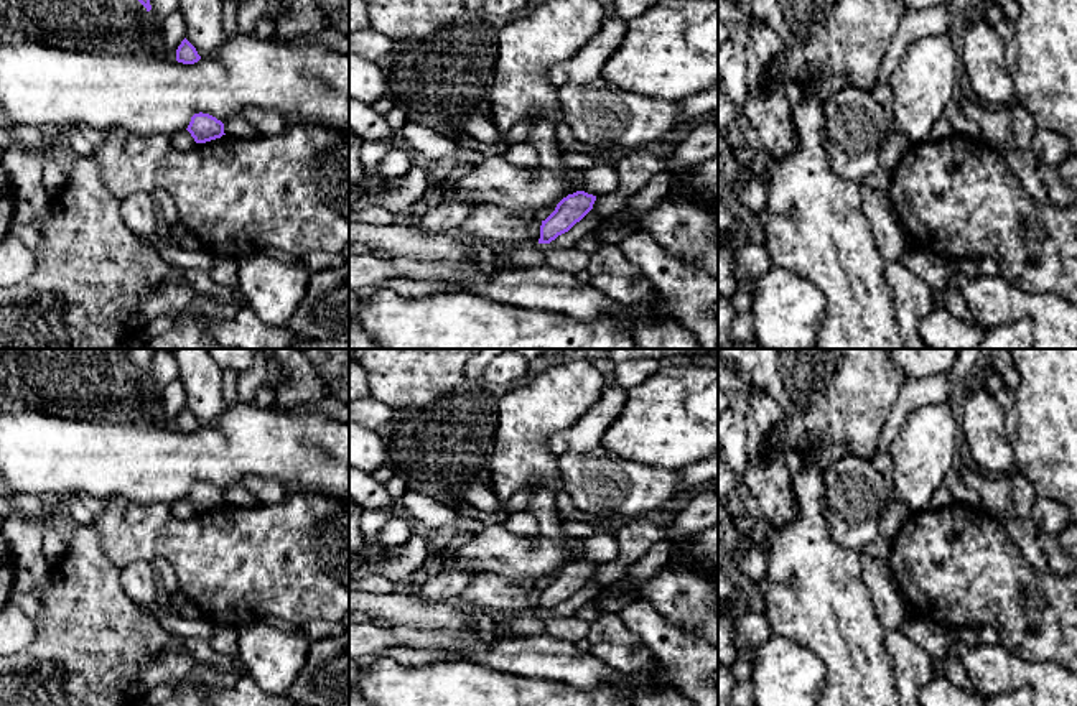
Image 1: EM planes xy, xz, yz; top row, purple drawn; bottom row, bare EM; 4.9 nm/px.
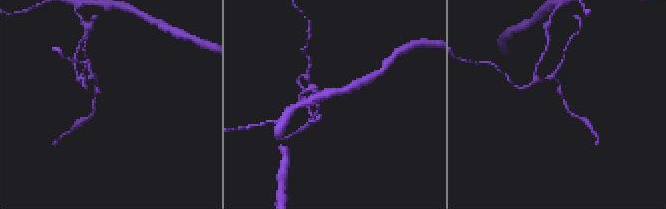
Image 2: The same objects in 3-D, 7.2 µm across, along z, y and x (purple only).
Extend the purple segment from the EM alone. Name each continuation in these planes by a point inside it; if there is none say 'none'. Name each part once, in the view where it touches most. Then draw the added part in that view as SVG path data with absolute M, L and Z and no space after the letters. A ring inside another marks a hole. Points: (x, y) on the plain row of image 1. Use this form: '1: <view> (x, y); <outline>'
none

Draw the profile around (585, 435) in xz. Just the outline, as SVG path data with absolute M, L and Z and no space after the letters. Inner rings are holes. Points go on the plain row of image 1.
M619 385L604 387L599 400L571 426L548 438L548 453L586 453L601 446L609 425L622 413L627 393Z

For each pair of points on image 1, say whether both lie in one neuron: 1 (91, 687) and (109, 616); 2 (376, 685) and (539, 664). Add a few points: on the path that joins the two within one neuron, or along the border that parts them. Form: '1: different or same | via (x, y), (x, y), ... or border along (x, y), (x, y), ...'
1: same | via (91, 668), (94, 634)
2: different | border along (463, 659), (532, 678)

